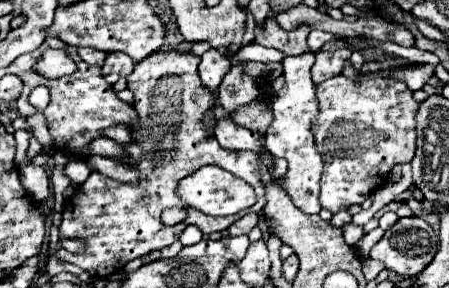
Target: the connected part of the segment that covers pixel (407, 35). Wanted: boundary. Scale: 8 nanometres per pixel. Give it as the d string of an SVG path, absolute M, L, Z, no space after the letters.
M398 27L392 33L392 41L398 43L398 45L402 45L402 47L412 47L414 45L414 35L406 27Z

